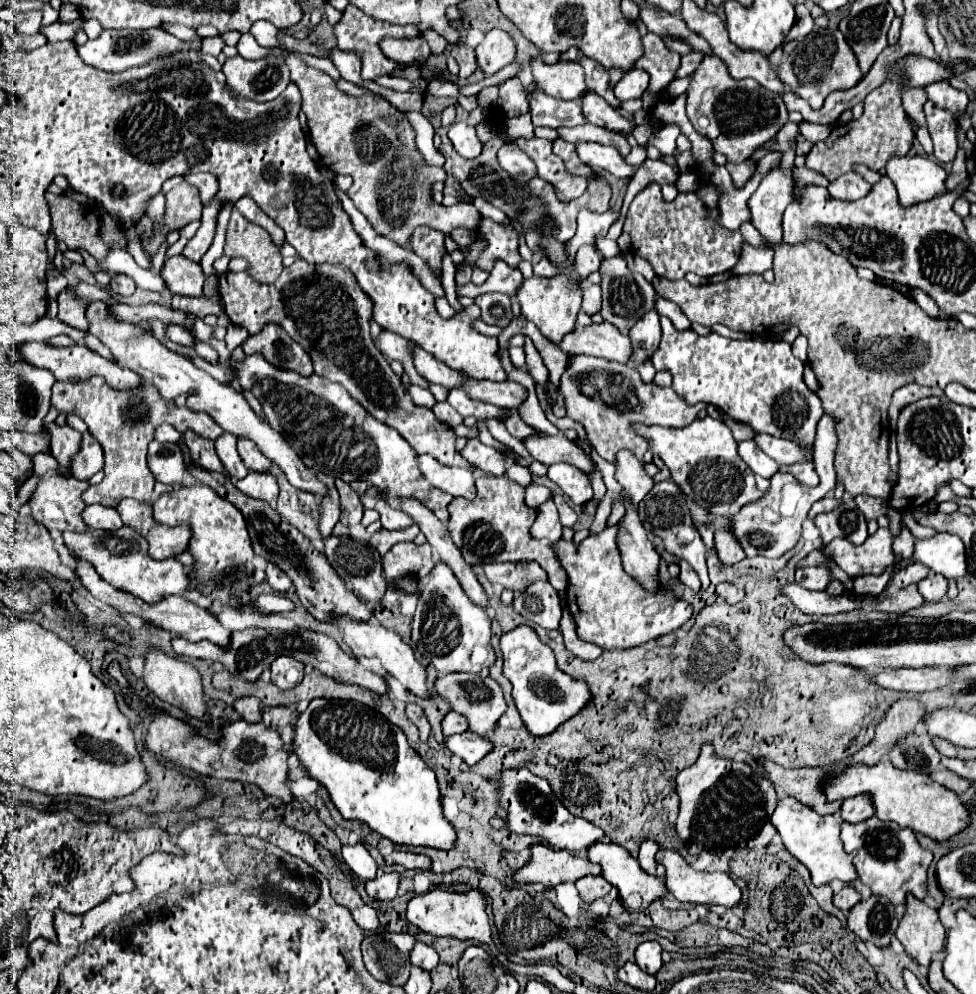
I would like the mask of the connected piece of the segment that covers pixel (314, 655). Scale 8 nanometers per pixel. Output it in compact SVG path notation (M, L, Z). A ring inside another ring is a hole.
M248 628L242 632L234 632L232 640L230 640L230 648L220 648L218 644L212 644L208 640L202 642L188 642L184 638L174 638L172 640L172 648L176 654L182 656L202 656L204 660L214 660L220 662L228 672L242 676L248 682L256 682L258 676L282 654L292 656L304 664L312 664L316 670L320 670L322 674L338 680L338 682L346 682L346 684L358 684L362 688L368 688L376 694L384 694L386 692L386 682L382 676L372 674L368 670L364 670L360 666L360 662L356 658L350 658L348 654L344 654L340 650L340 646L318 632L310 632L310 630L292 630L292 632L278 632L278 630L262 630L262 628Z

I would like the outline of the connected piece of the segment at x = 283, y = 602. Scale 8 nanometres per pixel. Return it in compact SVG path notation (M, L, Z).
M262 594L258 600L256 600L256 606L262 610L262 612L286 612L286 610L292 610L294 604L280 596L280 594Z

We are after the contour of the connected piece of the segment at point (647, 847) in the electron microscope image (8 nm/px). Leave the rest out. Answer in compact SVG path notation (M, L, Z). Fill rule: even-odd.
M646 840L646 842L640 846L638 862L640 862L640 866L644 868L644 872L648 872L650 876L663 878L665 876L665 868L661 864L656 864L656 860L654 860L654 854L656 854L656 852L658 852L658 844L652 842L652 840Z

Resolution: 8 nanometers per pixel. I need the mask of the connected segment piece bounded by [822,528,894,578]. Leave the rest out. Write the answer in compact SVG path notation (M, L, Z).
M878 528L876 534L868 536L860 546L854 546L848 540L832 540L832 544L824 546L822 552L828 552L852 578L862 574L882 574L884 568L894 562L892 534L888 528Z

